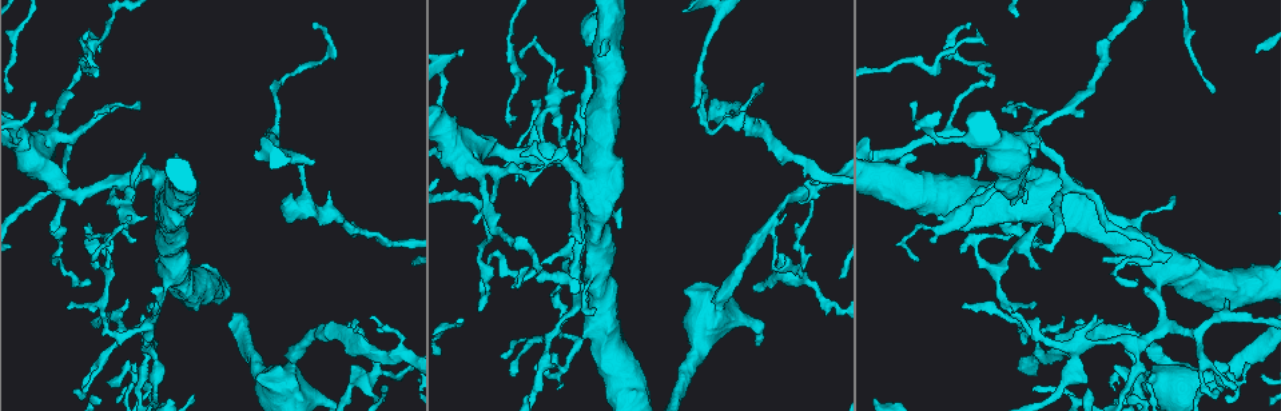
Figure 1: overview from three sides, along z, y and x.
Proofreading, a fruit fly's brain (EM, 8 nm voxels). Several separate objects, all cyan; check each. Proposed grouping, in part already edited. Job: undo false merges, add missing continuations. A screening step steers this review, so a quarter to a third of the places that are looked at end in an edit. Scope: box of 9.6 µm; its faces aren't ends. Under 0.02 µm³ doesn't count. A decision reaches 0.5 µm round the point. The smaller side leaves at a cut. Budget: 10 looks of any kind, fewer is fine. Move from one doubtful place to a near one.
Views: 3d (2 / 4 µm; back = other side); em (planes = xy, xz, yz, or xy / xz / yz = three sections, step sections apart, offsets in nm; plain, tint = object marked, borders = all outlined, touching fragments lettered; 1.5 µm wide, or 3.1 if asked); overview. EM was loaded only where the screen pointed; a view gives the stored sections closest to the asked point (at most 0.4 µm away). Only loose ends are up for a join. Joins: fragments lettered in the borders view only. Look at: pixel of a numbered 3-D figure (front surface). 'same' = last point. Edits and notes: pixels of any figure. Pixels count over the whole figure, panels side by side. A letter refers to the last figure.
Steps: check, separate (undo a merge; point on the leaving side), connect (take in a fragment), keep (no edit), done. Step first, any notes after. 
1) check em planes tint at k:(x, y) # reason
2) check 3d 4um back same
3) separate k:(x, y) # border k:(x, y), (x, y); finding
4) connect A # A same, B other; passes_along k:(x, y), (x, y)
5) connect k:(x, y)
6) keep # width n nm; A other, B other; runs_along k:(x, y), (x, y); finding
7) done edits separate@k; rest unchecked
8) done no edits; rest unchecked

check em xz step 4 borders at 1:(692, 107) # branch stops here

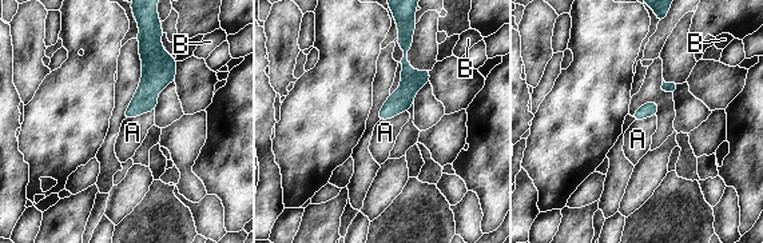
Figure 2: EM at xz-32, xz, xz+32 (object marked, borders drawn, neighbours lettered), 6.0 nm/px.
connect 2:(132, 132) # A same, B other; passes_along 2:(154, 76), (139, 115), (132, 132); it goes on there

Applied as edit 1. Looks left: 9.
check em planes borders at 1:(515, 115) # an open end

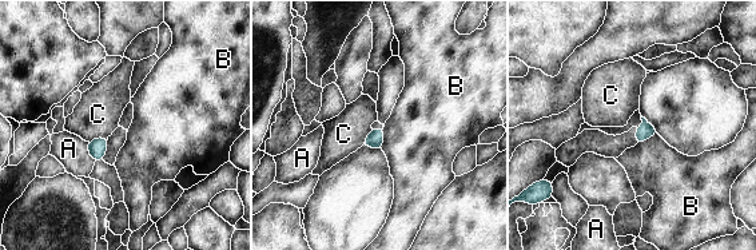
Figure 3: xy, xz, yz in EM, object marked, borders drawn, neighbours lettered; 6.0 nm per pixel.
keep # width 80 nm; A other, B other, C other; border 3:(384, 129), (384, 145), (381, 149); none of them fits

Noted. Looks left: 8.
check em planes borders at 1:(97, 266)

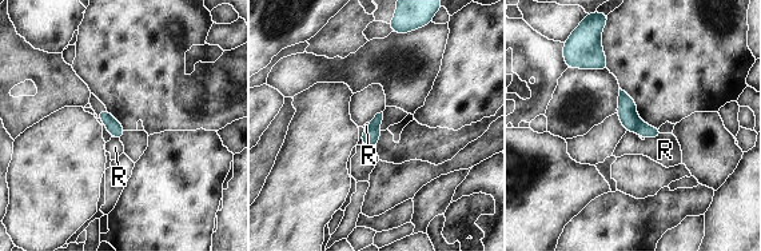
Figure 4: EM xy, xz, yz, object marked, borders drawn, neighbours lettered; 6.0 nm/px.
keep # R other; border 4:(662, 132), (658, 136), (645, 139); no lettered fragment goes on from it

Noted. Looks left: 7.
done edits connect@2; rest unchecked

